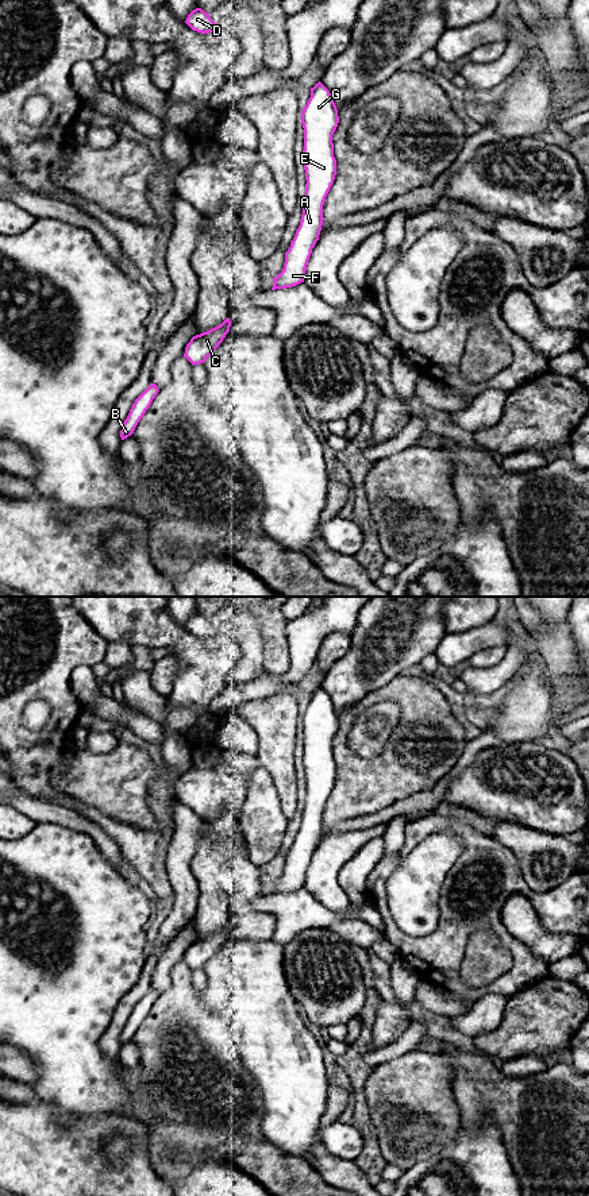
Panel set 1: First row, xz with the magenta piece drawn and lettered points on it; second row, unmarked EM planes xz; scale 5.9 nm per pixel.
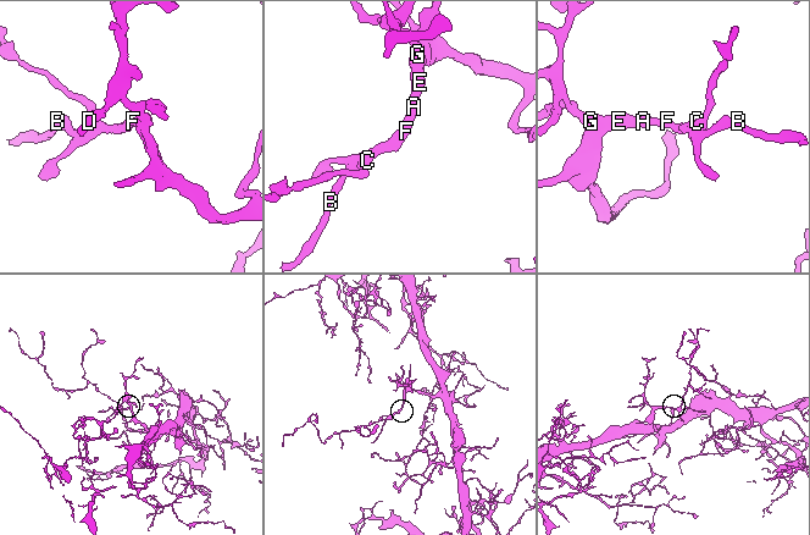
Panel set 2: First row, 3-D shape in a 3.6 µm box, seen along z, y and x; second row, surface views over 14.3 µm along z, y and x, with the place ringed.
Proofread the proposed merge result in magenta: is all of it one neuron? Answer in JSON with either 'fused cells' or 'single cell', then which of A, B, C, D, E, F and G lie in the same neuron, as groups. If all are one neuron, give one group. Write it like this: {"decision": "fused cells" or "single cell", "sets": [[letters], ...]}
{"decision": "single cell", "sets": [["A", "B", "C", "D", "E", "F", "G"]]}

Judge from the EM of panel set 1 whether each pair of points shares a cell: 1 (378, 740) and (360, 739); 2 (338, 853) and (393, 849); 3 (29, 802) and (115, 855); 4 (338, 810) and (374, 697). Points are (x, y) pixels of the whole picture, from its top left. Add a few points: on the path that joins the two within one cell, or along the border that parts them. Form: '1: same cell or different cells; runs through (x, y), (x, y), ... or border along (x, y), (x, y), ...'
1: same cell; runs through (374, 740), (364, 740)
2: different cells; border along (388, 826), (382, 836)
3: same cell; runs through (50, 813), (81, 822), (95, 833)
4: same cell; runs through (345, 780), (342, 732), (346, 722)

